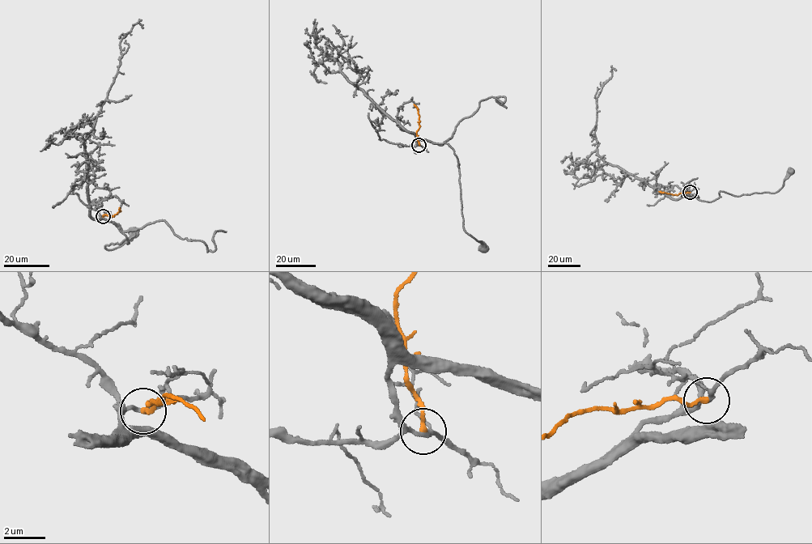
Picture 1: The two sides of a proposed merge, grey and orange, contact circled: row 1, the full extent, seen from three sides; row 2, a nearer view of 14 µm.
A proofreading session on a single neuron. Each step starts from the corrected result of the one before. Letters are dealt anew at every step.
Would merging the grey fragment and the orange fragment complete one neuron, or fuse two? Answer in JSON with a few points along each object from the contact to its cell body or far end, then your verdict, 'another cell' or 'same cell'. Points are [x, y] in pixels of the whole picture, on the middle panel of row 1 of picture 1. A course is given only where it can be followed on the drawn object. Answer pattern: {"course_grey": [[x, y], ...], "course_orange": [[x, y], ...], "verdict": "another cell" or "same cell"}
{"course_grey": [[418, 145], [417, 138], [435, 143], [446, 143], [453, 150], [459, 163], [463, 227], [482, 247]], "course_orange": [[418, 145], [416, 133], [419, 121], [418, 108], [414, 104]], "verdict": "another cell"}

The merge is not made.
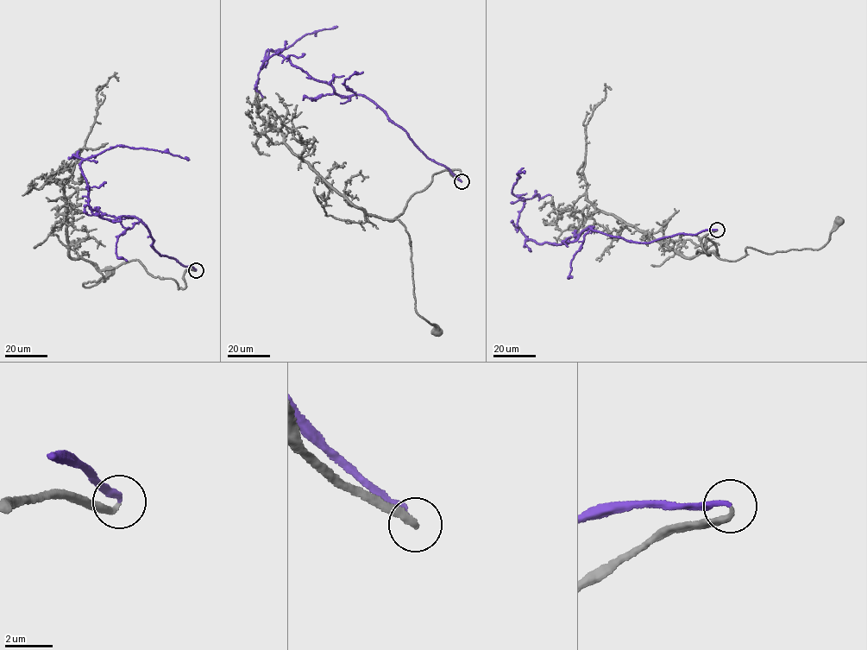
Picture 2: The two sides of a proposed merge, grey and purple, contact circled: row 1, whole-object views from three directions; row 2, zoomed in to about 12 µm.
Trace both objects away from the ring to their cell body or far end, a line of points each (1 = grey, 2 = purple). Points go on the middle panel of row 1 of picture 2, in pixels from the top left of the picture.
1: (461, 181), (457, 169), (457, 177), (436, 173), (385, 219), (408, 234), (415, 310), (436, 330)
2: (461, 181), (368, 99), (336, 94), (276, 53), (260, 67), (267, 50), (337, 26)

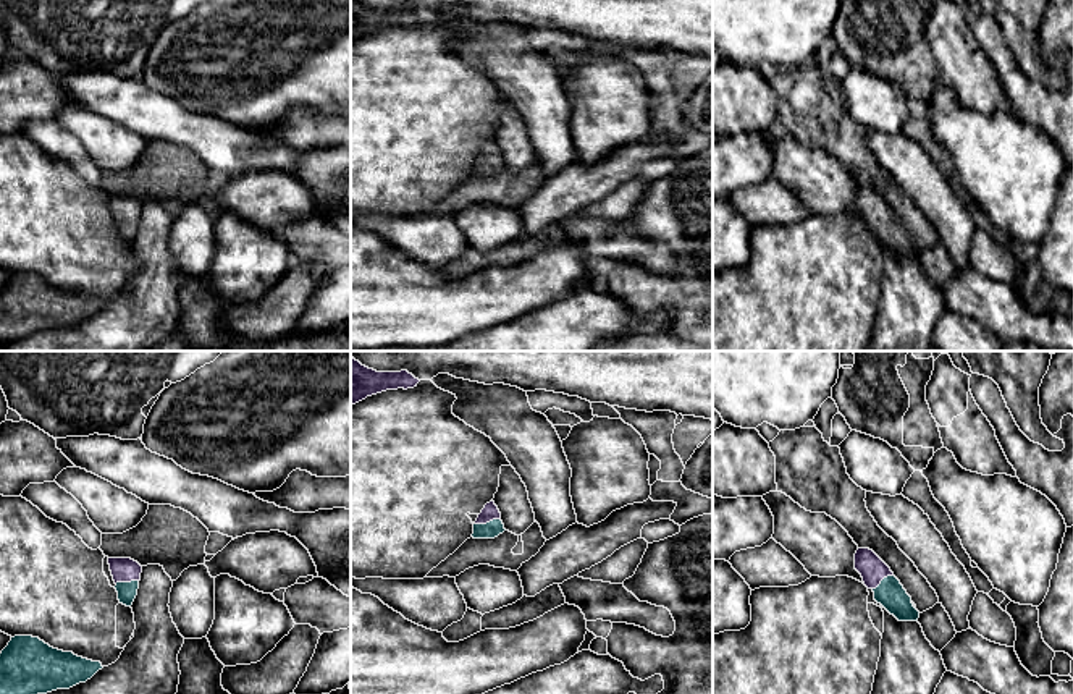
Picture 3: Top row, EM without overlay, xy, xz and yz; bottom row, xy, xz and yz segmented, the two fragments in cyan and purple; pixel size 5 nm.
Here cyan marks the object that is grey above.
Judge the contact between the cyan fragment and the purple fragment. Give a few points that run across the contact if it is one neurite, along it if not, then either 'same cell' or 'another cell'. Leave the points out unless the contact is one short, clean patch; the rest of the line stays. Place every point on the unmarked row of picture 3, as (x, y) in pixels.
line xz (492, 167), (487, 160), (490, 149); same cell

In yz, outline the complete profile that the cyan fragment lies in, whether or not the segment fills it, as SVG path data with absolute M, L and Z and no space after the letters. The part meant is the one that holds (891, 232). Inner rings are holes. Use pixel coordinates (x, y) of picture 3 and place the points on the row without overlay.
M856 188L855 207L861 212L865 223L874 230L874 238L890 252L898 259L918 259L919 249L913 244L911 235L873 188Z

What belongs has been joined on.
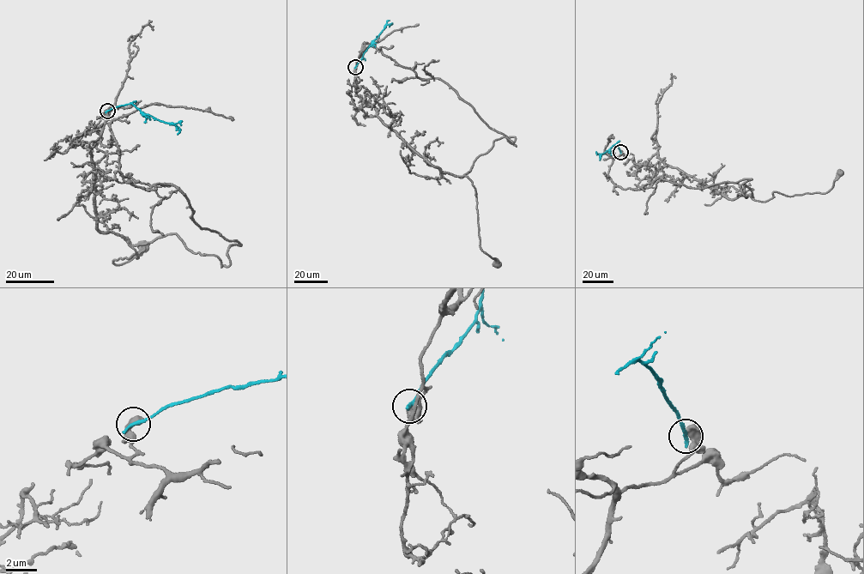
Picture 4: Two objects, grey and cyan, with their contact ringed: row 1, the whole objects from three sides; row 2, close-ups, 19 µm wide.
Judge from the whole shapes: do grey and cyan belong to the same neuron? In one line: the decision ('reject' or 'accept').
reject

